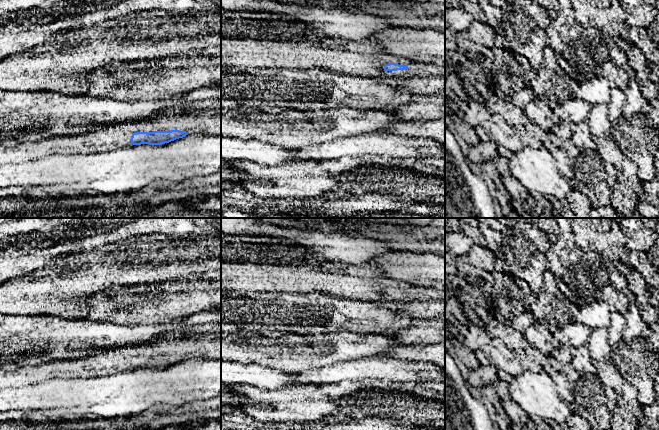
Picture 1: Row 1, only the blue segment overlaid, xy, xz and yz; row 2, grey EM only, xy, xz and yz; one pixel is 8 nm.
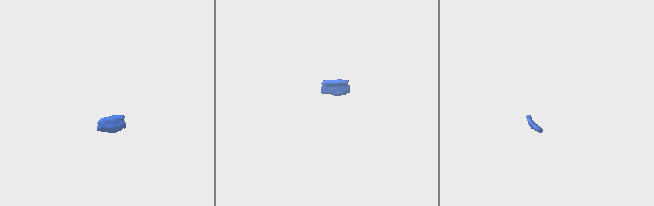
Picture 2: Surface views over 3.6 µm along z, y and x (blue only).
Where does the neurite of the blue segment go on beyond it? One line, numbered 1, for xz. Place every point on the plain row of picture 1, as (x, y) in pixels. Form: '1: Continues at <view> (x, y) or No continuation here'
1: Continues at xz (420, 303)

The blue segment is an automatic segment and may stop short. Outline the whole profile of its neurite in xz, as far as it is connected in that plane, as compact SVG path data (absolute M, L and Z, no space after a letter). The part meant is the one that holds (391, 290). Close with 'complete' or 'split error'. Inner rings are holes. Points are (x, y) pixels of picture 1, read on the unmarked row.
M389 287L385 289L384 295L380 302L385 308L407 314L414 319L437 319L445 314L445 290Z; split error

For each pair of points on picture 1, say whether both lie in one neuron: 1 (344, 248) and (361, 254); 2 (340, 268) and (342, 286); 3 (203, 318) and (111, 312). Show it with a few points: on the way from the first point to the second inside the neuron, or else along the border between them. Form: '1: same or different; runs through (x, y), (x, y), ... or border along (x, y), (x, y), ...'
1: same; runs through (348, 249), (357, 252)
2: different; border along (320, 263), (325, 270), (364, 278)
3: different; border along (210, 307), (188, 316)

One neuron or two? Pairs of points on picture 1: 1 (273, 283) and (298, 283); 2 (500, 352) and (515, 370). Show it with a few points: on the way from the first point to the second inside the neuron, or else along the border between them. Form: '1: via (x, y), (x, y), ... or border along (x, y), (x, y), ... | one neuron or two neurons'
1: via (279, 283), (292, 283) | one neuron
2: via (502, 356), (512, 366) | one neuron

